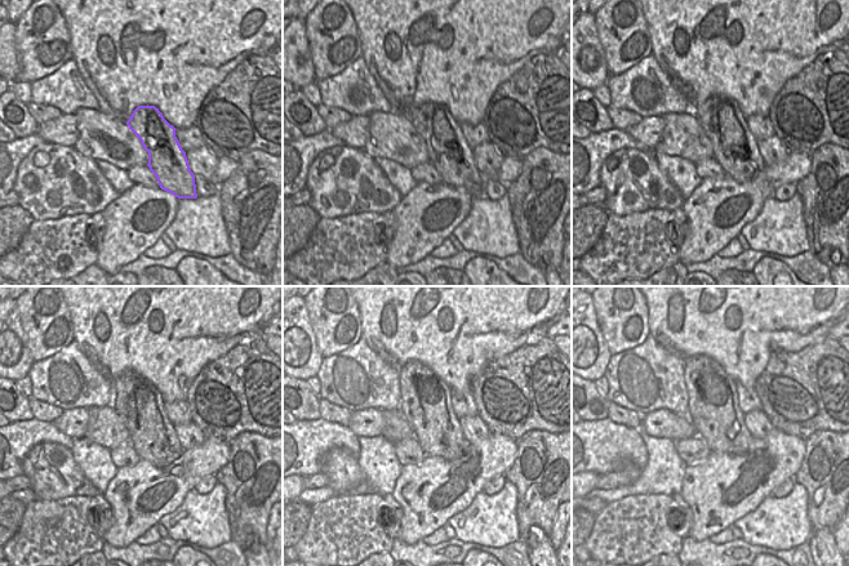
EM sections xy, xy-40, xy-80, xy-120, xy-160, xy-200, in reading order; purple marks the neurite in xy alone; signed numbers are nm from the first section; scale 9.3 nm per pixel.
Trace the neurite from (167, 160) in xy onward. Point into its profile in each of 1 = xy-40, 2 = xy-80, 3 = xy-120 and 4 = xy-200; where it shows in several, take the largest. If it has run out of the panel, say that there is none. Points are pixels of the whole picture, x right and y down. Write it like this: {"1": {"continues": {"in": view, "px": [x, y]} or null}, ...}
{"1": {"continues": {"in": "xy-40", "px": [448, 150]}}, "2": {"continues": {"in": "xy-80", "px": [734, 147]}}, "3": {"continues": {"in": "xy-120", "px": [136, 400]}}, "4": {"continues": {"in": "xy-200", "px": [714, 409]}}}

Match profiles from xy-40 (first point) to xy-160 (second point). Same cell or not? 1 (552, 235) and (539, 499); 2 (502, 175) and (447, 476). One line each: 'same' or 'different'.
1: same
2: same

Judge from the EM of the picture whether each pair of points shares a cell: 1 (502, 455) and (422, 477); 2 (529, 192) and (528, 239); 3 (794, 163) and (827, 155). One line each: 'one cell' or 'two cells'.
1: one cell
2: one cell
3: two cells

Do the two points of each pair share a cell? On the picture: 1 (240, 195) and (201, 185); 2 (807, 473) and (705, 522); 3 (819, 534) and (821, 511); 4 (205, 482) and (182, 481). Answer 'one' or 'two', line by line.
1: two
2: two
3: two
4: two

